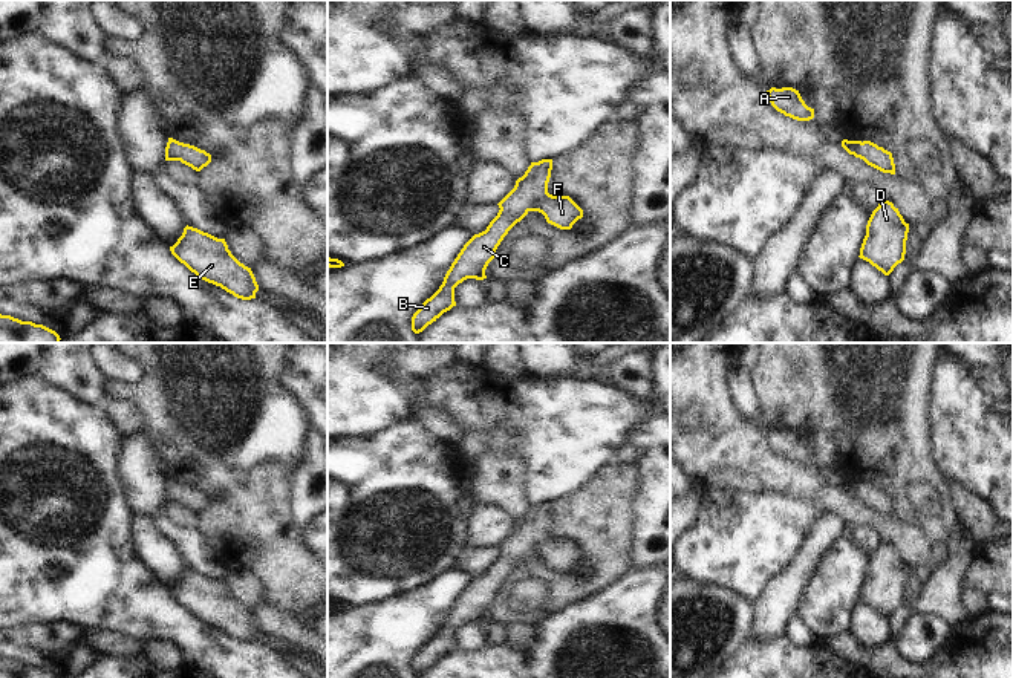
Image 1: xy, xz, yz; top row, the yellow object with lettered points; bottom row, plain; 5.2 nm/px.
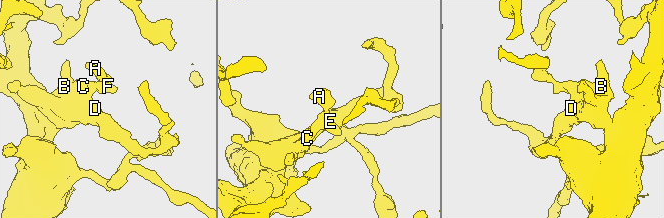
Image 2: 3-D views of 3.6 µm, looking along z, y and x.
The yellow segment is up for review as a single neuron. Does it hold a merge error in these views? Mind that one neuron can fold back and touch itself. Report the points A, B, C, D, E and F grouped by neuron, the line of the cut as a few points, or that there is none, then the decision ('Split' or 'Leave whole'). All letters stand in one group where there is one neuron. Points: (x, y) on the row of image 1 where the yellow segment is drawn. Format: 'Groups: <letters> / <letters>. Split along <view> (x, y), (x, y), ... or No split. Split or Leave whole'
Groups: A B C D E F. No split. Leave whole.

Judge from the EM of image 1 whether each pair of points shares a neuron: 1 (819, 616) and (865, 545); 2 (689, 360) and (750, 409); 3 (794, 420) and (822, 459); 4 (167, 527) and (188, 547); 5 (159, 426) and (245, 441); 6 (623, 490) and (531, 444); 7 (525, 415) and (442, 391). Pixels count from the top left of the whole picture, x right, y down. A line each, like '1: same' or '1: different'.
1: different
2: different
3: different
4: same
5: same
6: different
7: same

